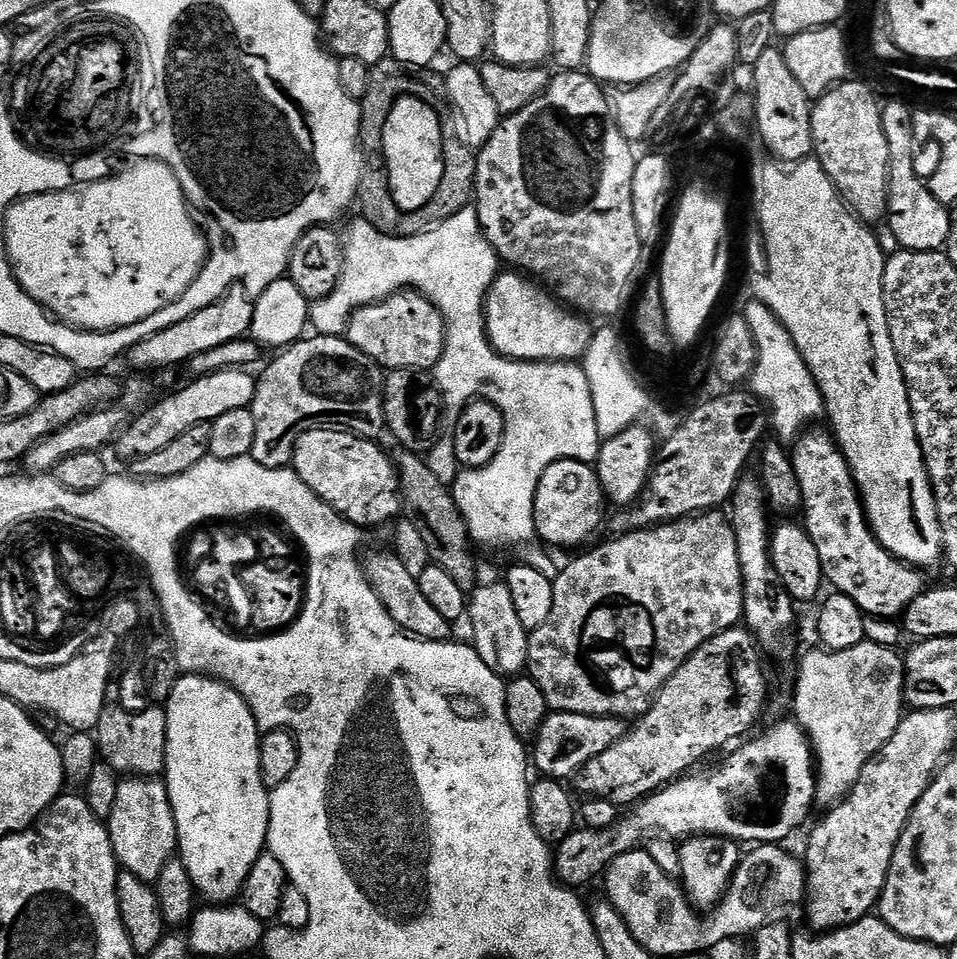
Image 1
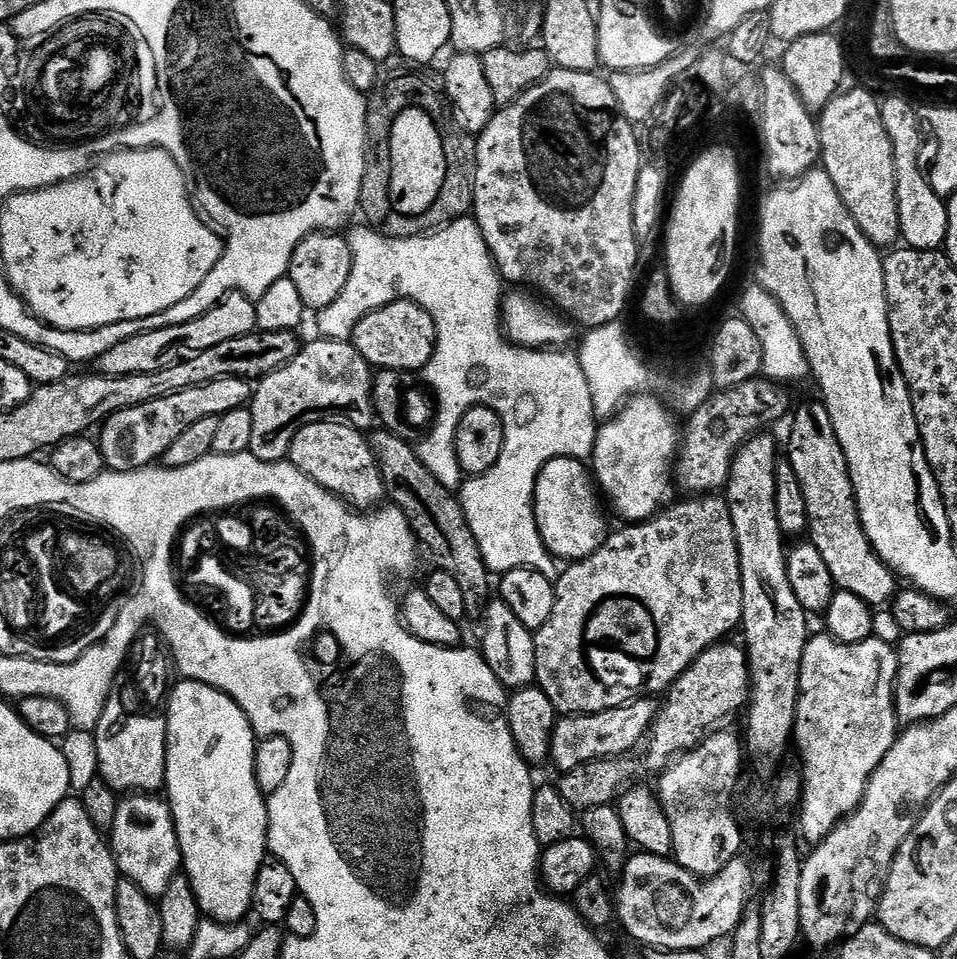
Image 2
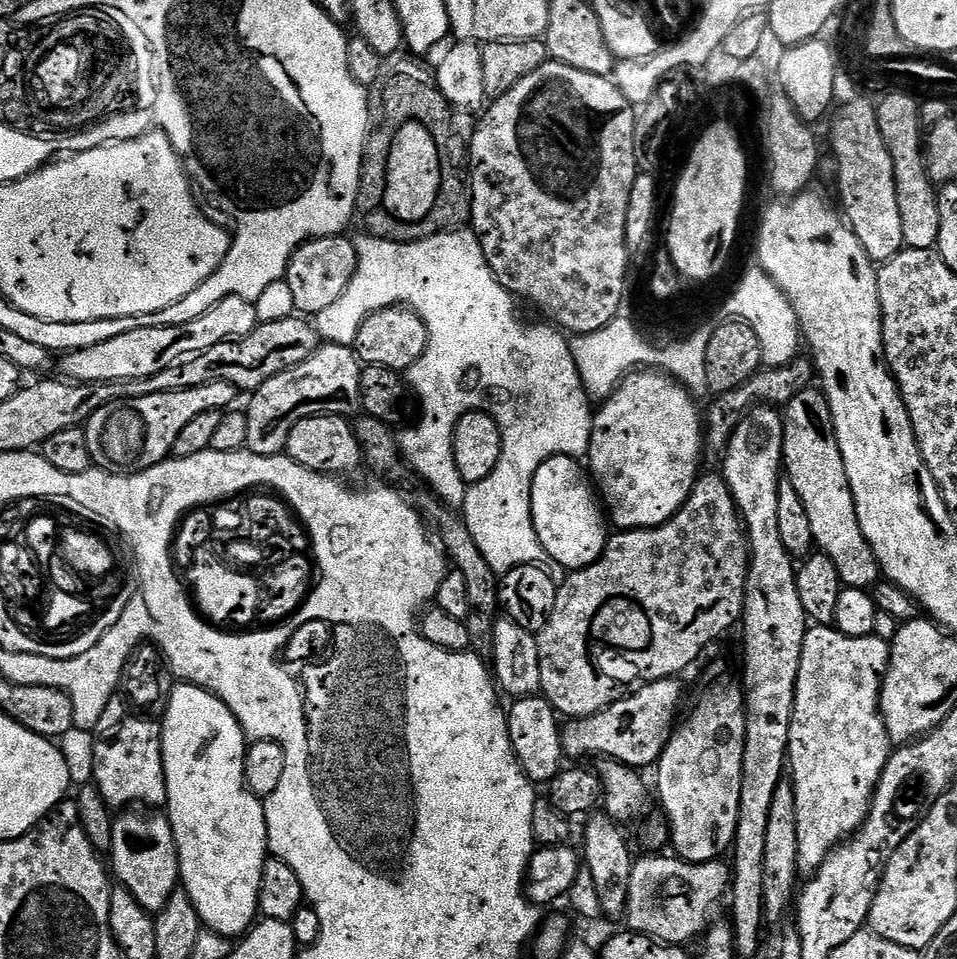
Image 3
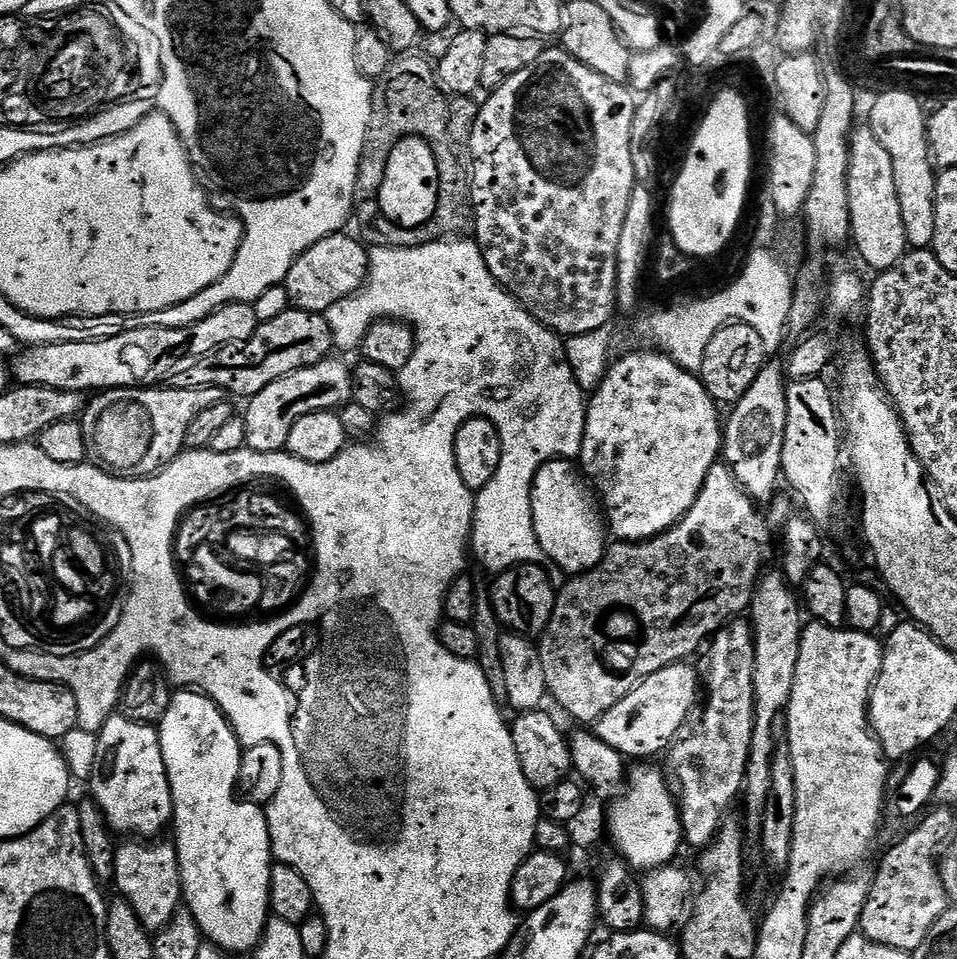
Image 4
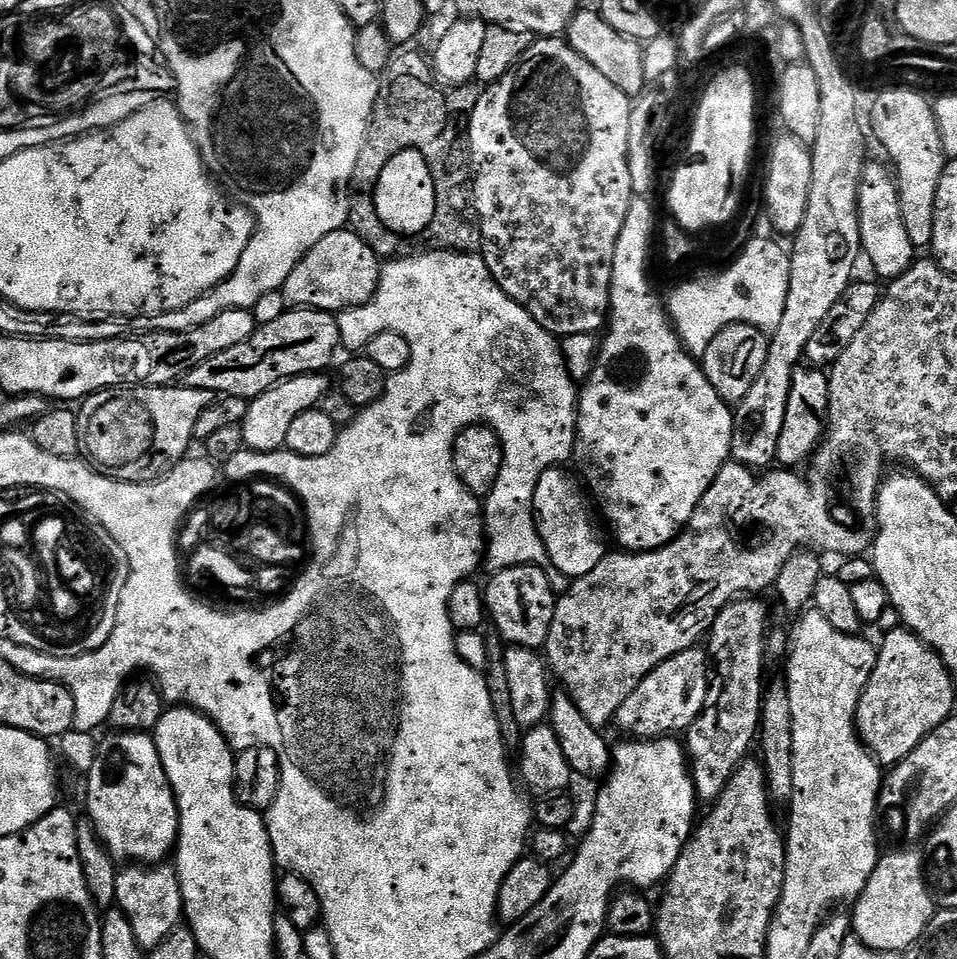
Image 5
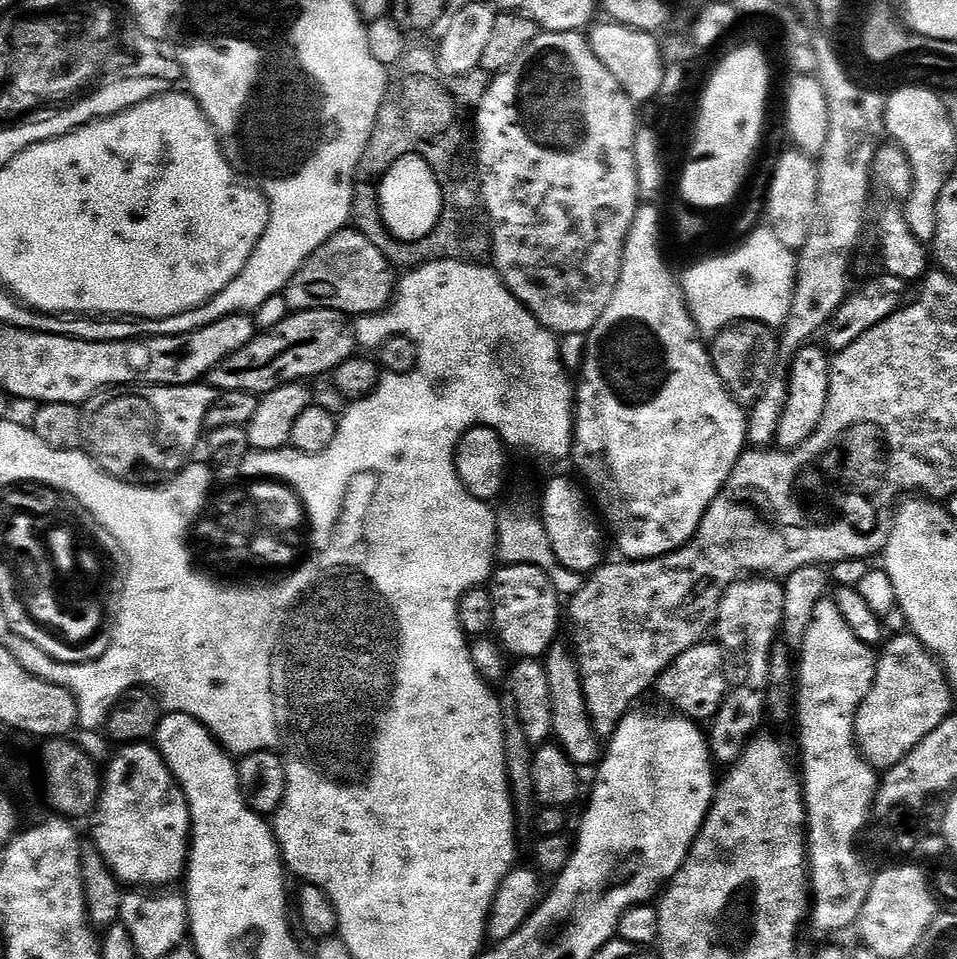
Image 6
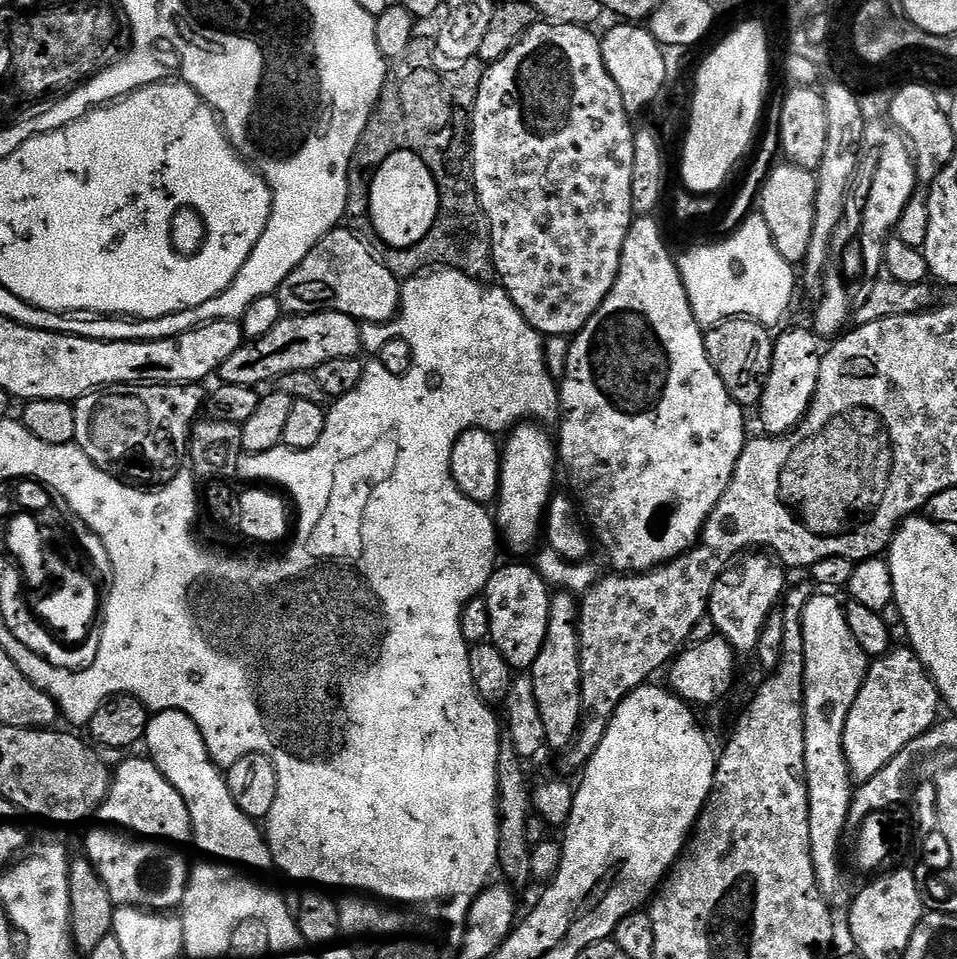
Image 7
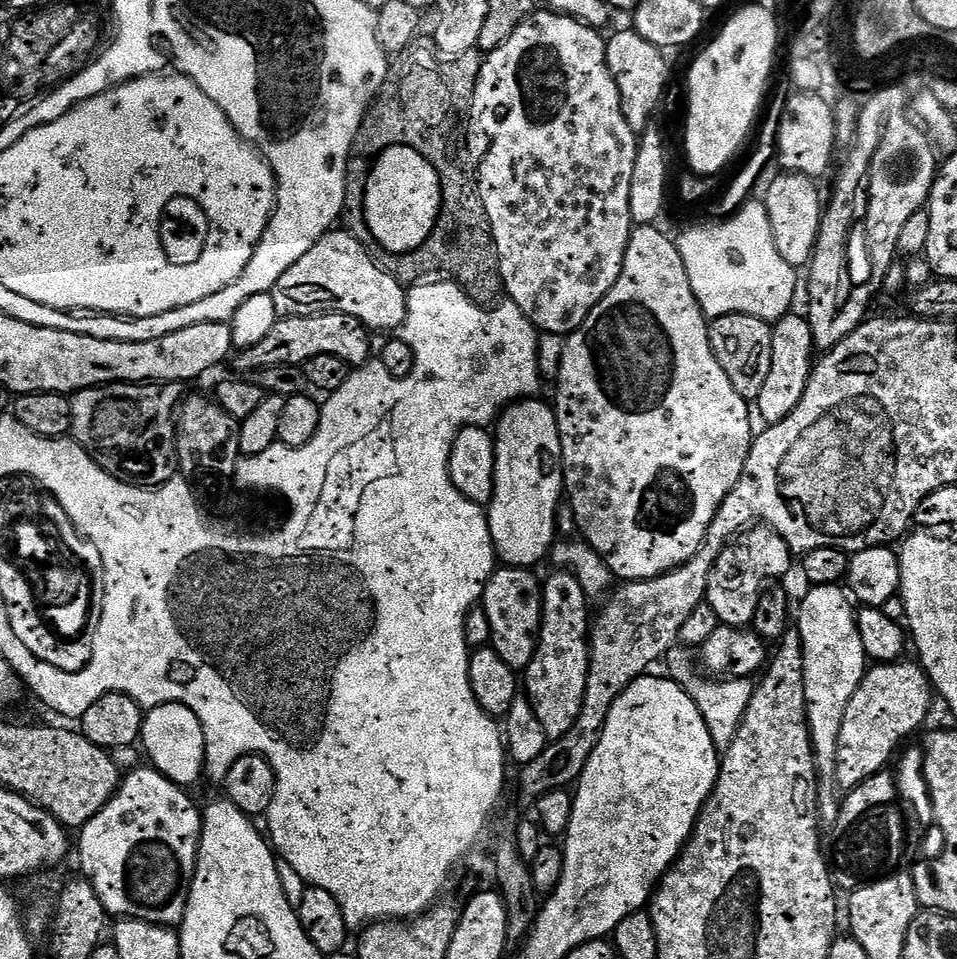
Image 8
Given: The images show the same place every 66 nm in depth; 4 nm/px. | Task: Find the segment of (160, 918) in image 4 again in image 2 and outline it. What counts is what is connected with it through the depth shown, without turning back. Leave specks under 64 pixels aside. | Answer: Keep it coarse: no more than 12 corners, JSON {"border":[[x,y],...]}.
{"border":[[121,799],[110,833],[116,871],[159,898],[181,875],[172,807]]}

